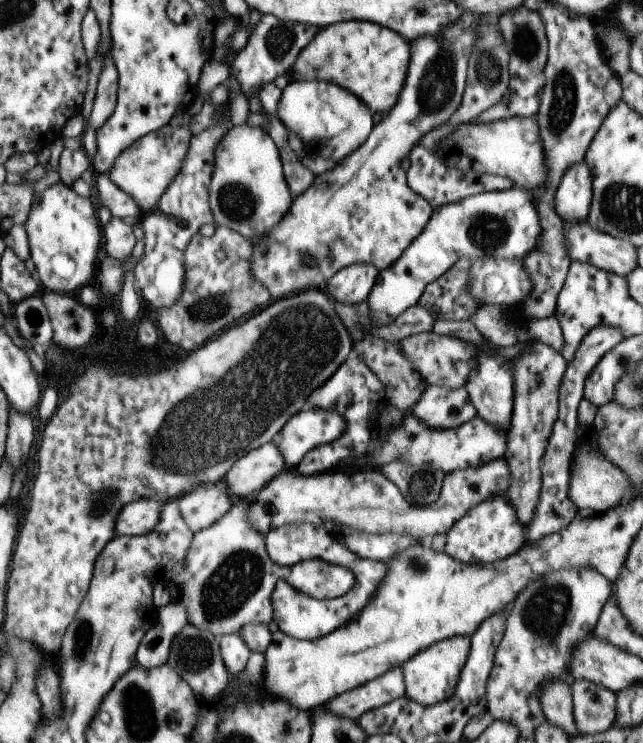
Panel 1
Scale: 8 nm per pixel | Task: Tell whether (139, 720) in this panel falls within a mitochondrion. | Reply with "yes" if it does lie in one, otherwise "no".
yes

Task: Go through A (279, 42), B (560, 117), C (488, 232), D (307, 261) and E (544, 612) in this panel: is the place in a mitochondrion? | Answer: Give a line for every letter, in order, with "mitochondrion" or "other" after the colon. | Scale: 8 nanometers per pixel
A: mitochondrion
B: mitochondrion
C: mitochondrion
D: mitochondrion
E: mitochondrion

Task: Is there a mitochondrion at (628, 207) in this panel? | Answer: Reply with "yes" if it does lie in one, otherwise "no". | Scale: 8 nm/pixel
yes

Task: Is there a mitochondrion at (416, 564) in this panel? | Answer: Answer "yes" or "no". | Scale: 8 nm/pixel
yes

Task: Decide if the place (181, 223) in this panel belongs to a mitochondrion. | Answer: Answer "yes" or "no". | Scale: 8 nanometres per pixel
no

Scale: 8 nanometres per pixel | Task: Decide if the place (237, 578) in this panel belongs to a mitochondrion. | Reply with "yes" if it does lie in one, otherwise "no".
yes

